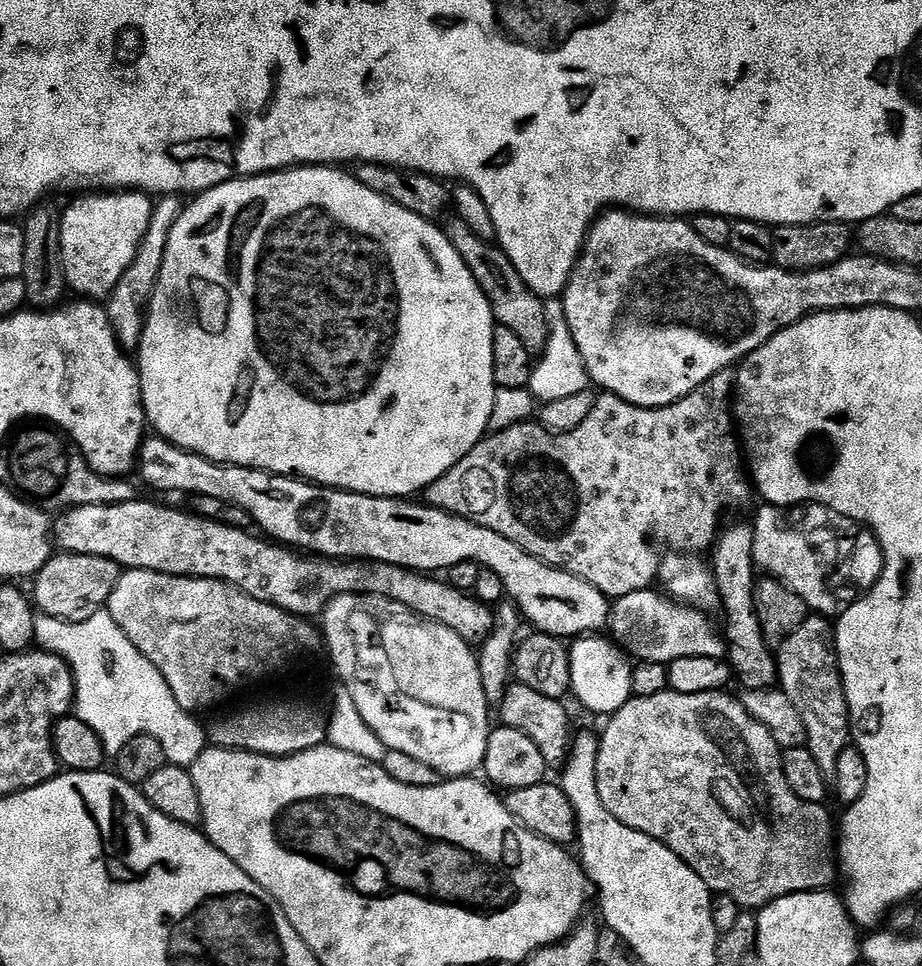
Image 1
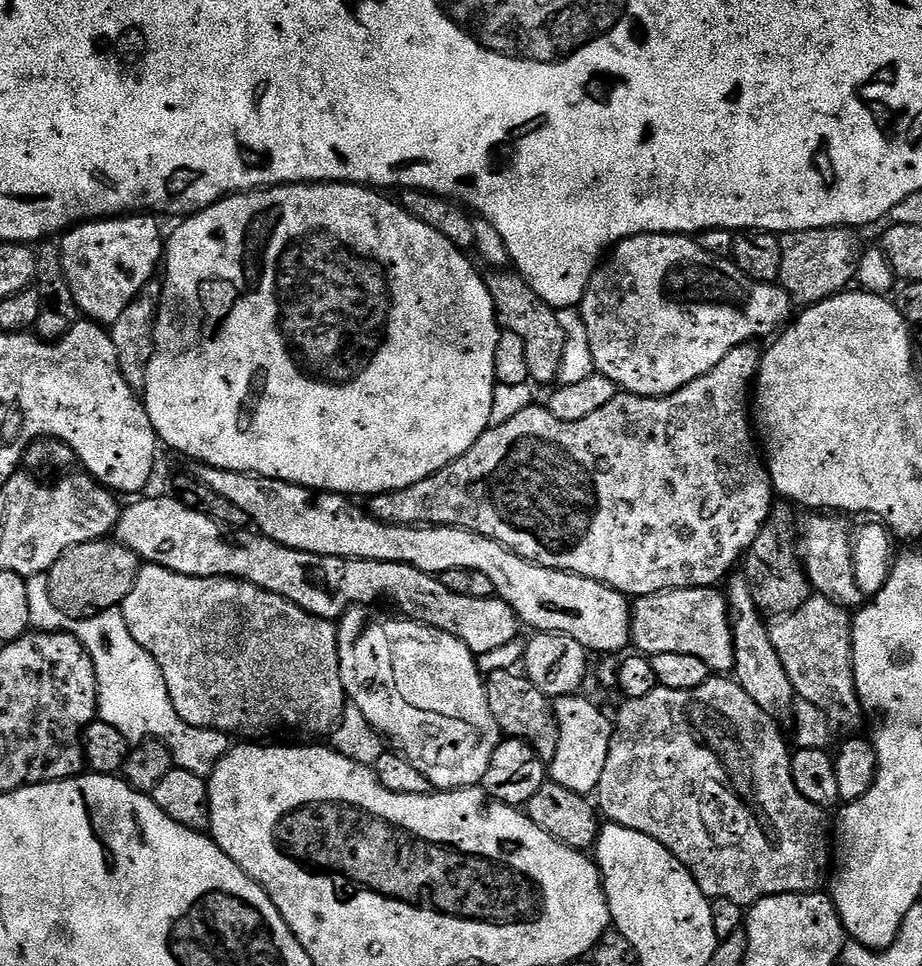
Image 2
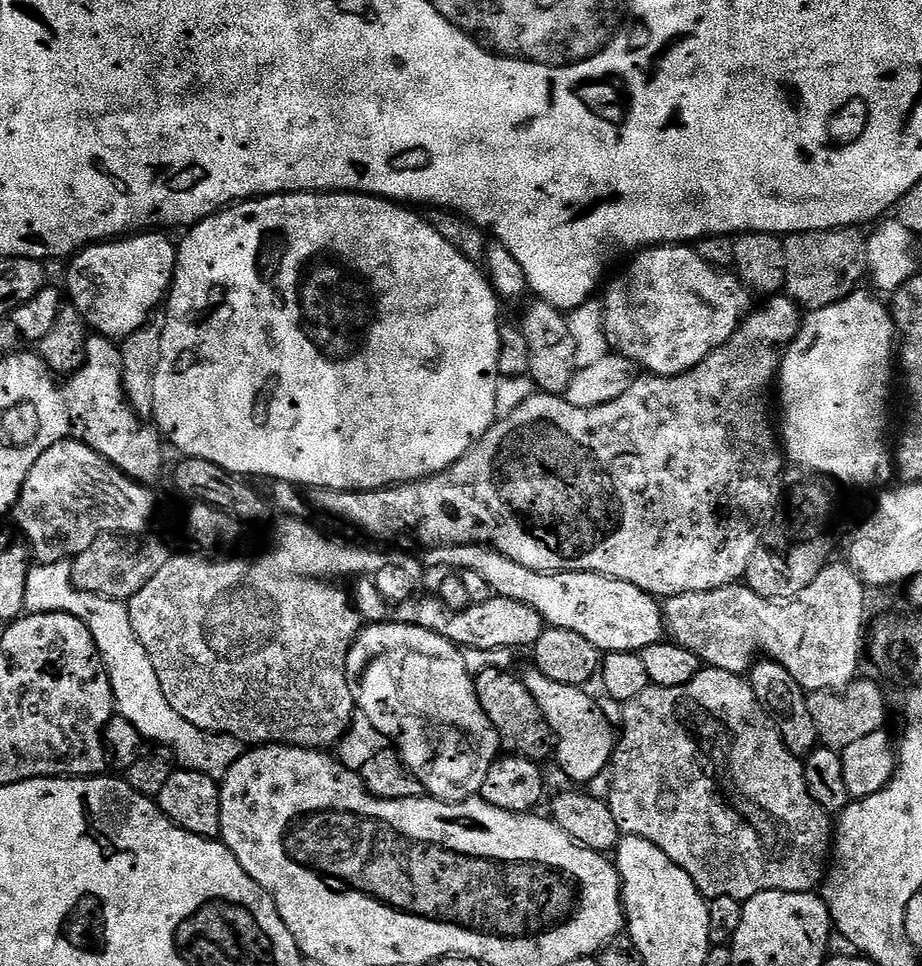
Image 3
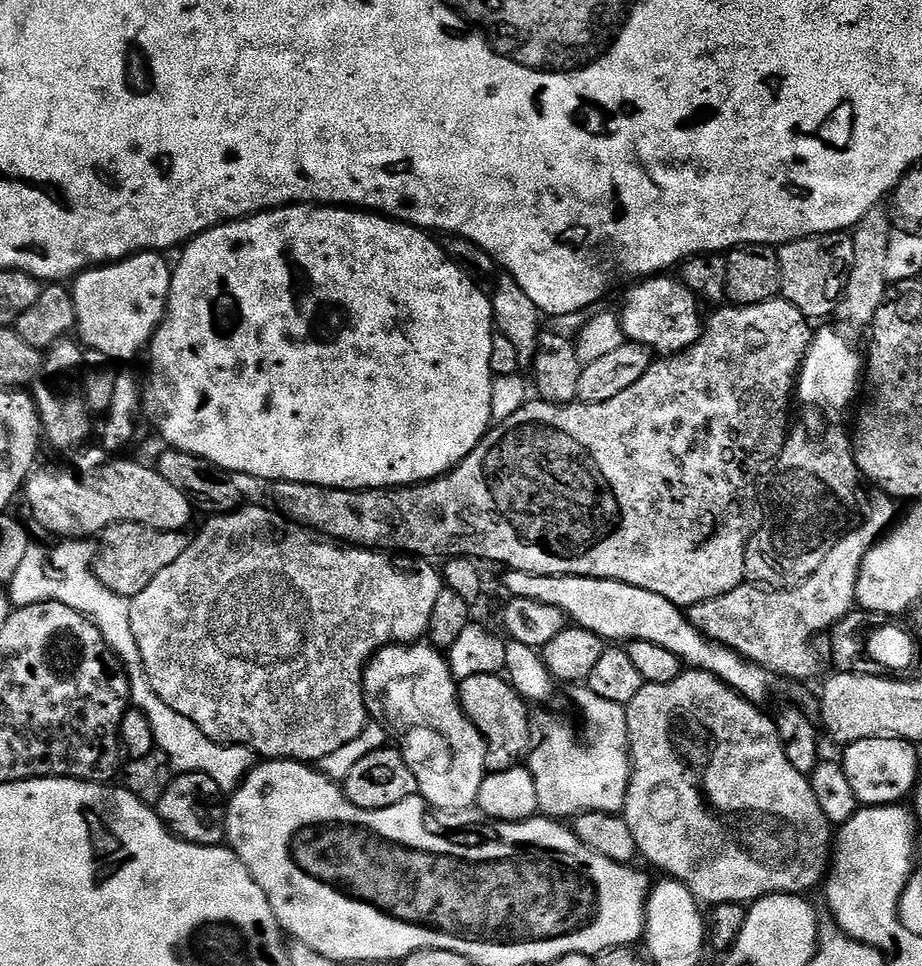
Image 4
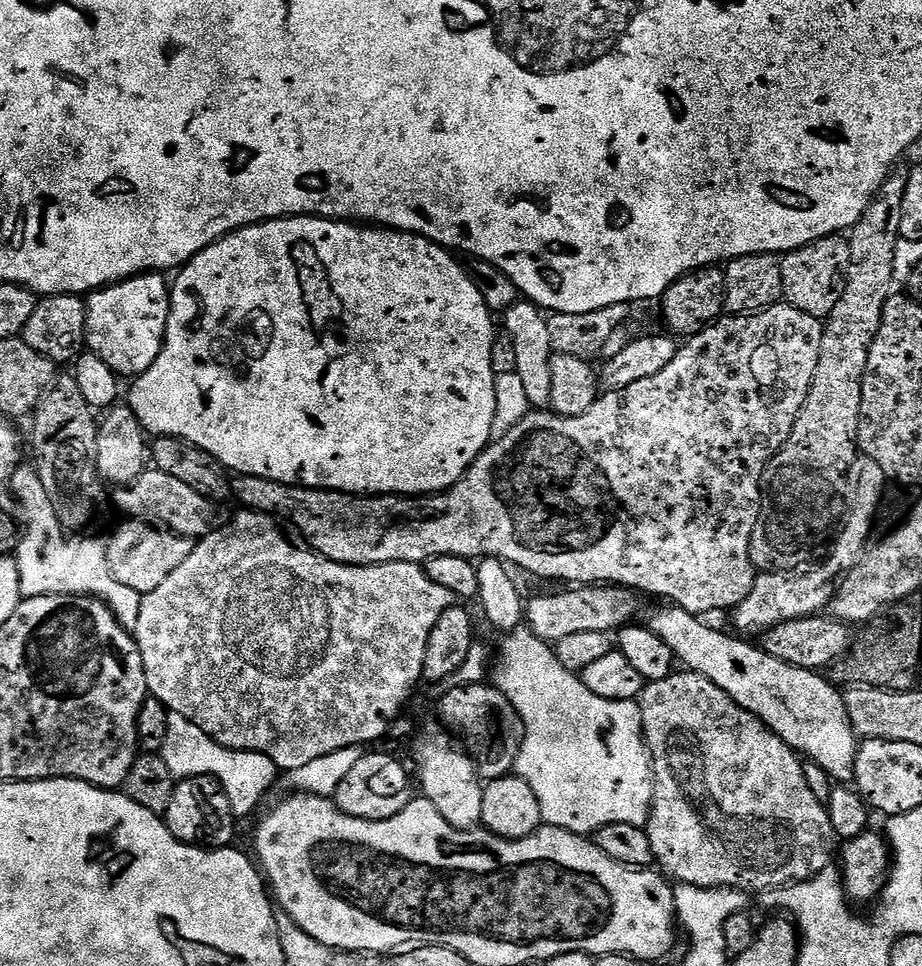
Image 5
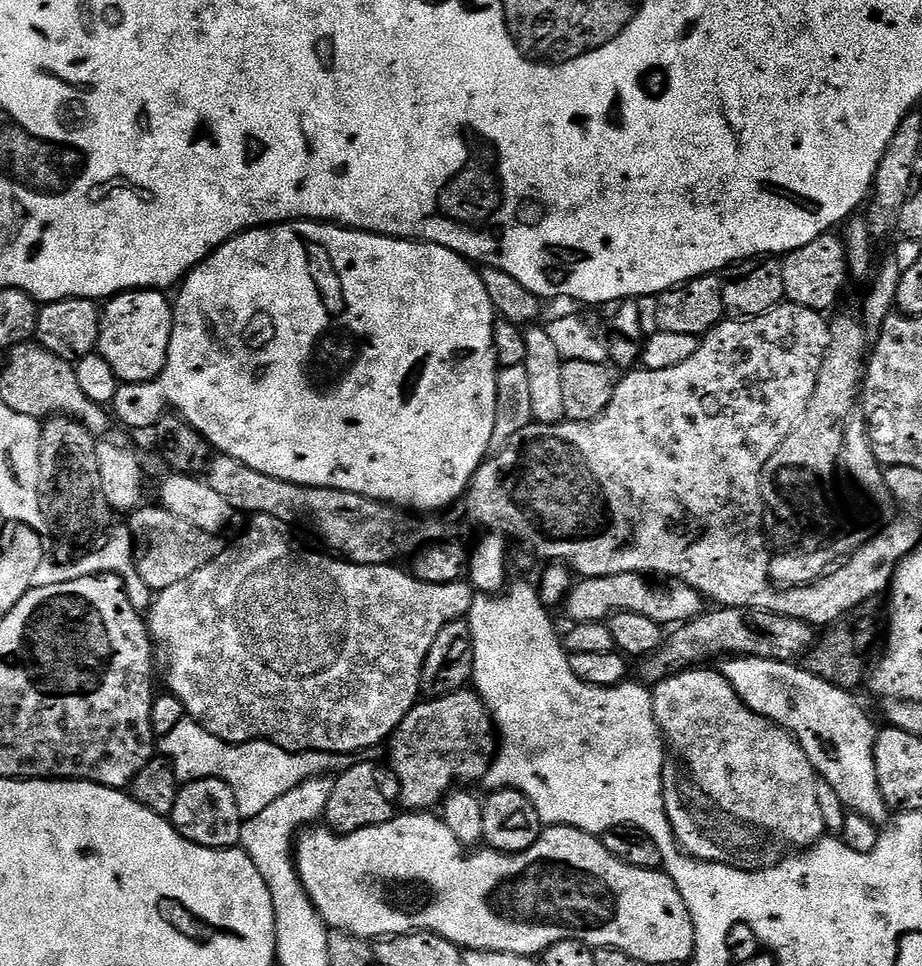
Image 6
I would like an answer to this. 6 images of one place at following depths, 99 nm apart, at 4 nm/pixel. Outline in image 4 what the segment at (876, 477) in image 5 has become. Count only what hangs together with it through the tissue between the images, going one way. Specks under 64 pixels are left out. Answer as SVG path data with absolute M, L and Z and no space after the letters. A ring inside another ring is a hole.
M876 490L873 493L868 500L868 519L844 533L838 546L830 550L826 562L822 562L822 566L818 566L810 578L795 588L783 590L745 582L730 590L730 594L710 598L687 609L689 622L708 639L733 648L745 660L761 664L774 674L781 672L792 680L808 680L818 675L820 656L816 653L816 644L812 639L823 632L824 635L831 633L832 627L853 611L862 562L873 543L881 539L897 519L897 501L882 491Z

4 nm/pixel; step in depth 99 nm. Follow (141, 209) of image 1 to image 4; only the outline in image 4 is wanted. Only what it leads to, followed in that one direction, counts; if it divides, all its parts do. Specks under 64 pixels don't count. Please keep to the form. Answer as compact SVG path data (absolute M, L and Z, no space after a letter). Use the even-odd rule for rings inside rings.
M138 252L135 256L128 256L124 260L93 266L71 281L70 291L76 311L75 331L80 332L79 339L85 349L93 348L94 351L101 352L112 360L132 360L143 348L145 351L151 345L152 337L156 335L157 328L164 321L168 307L173 270L170 260L168 264L168 258L167 255L158 252Z

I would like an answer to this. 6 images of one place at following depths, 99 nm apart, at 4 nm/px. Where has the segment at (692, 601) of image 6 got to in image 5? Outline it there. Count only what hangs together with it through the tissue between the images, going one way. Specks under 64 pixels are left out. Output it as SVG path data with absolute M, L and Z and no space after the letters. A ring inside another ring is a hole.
M589 584L587 586L564 586L561 592L544 592L541 596L528 596L524 609L526 626L538 638L555 646L559 640L569 634L578 634L589 630L602 630L615 633L637 619L641 597L635 588L624 588L621 584Z

